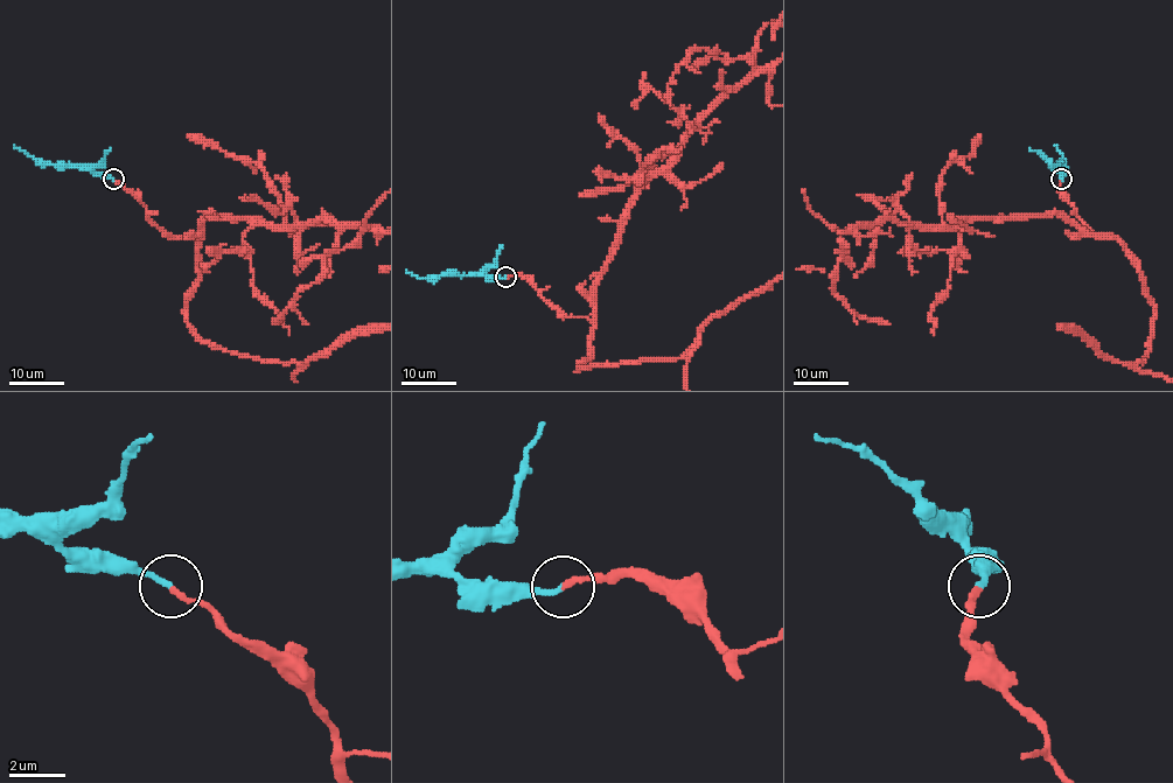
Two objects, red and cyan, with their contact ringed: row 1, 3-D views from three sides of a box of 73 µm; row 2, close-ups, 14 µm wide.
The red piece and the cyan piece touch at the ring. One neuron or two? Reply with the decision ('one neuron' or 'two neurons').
one neuron

